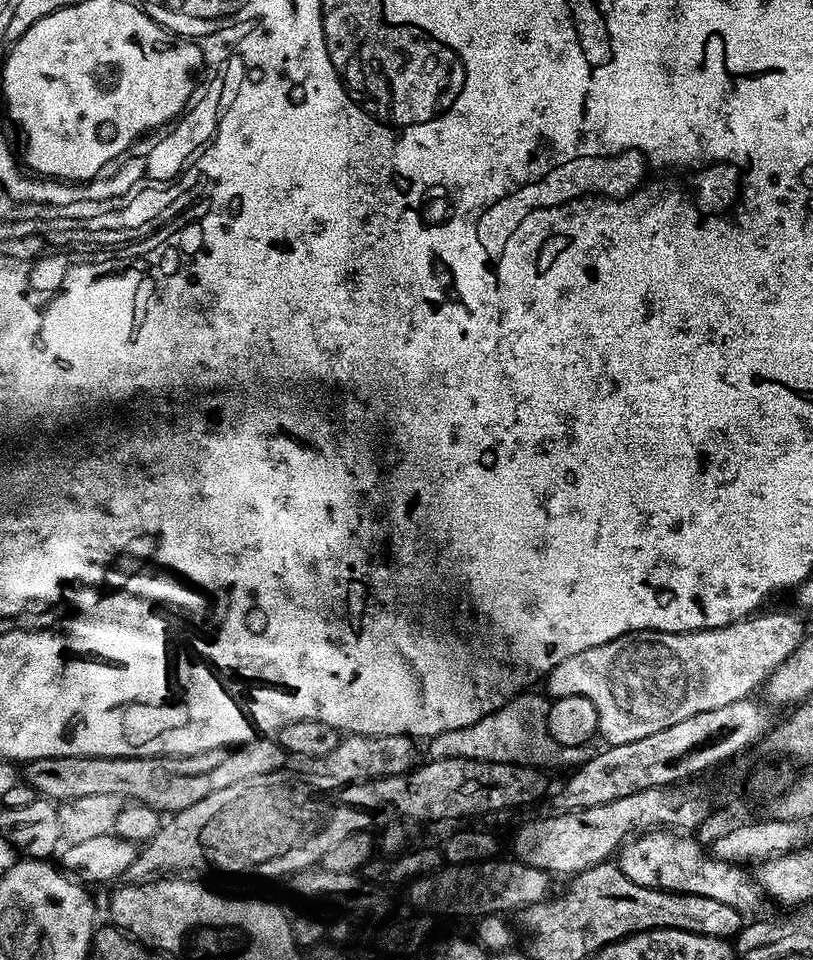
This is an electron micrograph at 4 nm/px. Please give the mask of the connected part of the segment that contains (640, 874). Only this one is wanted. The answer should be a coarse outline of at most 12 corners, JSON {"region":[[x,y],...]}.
{"region":[[680,830],[623,845],[618,866],[666,892],[726,902],[766,901],[747,867],[713,858]]}

